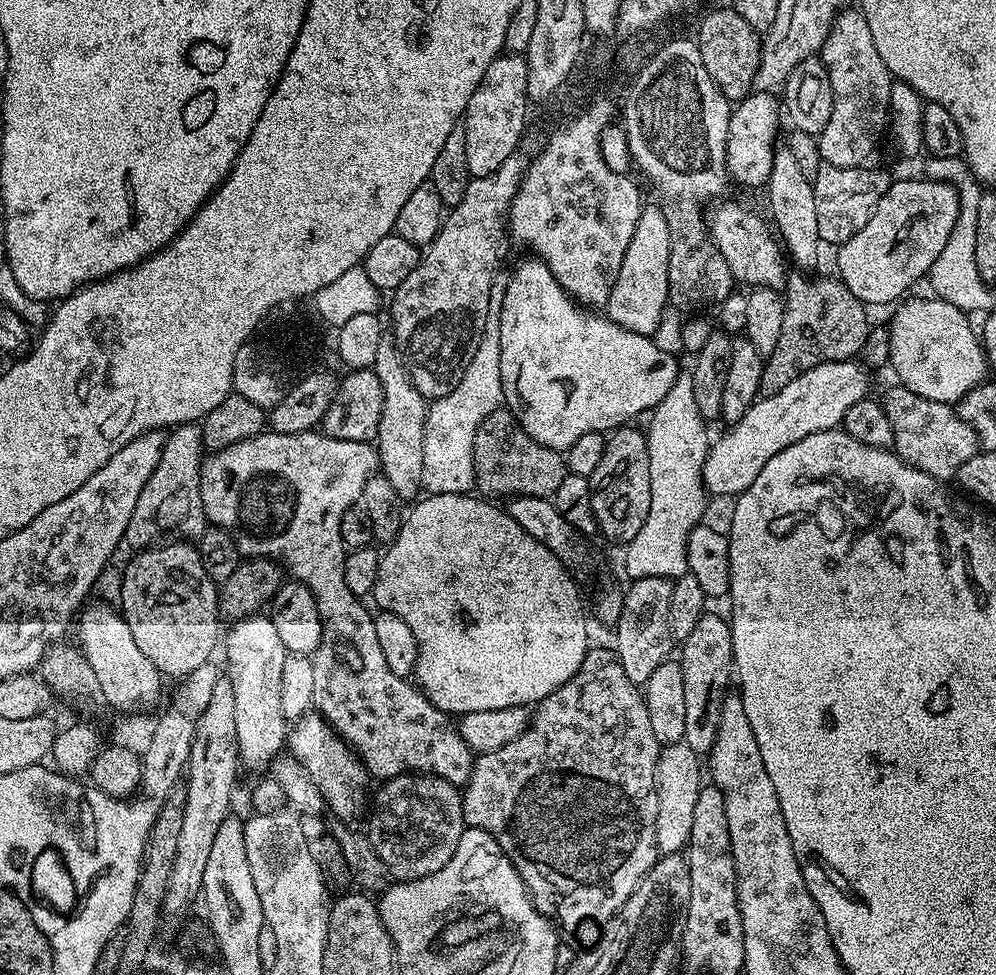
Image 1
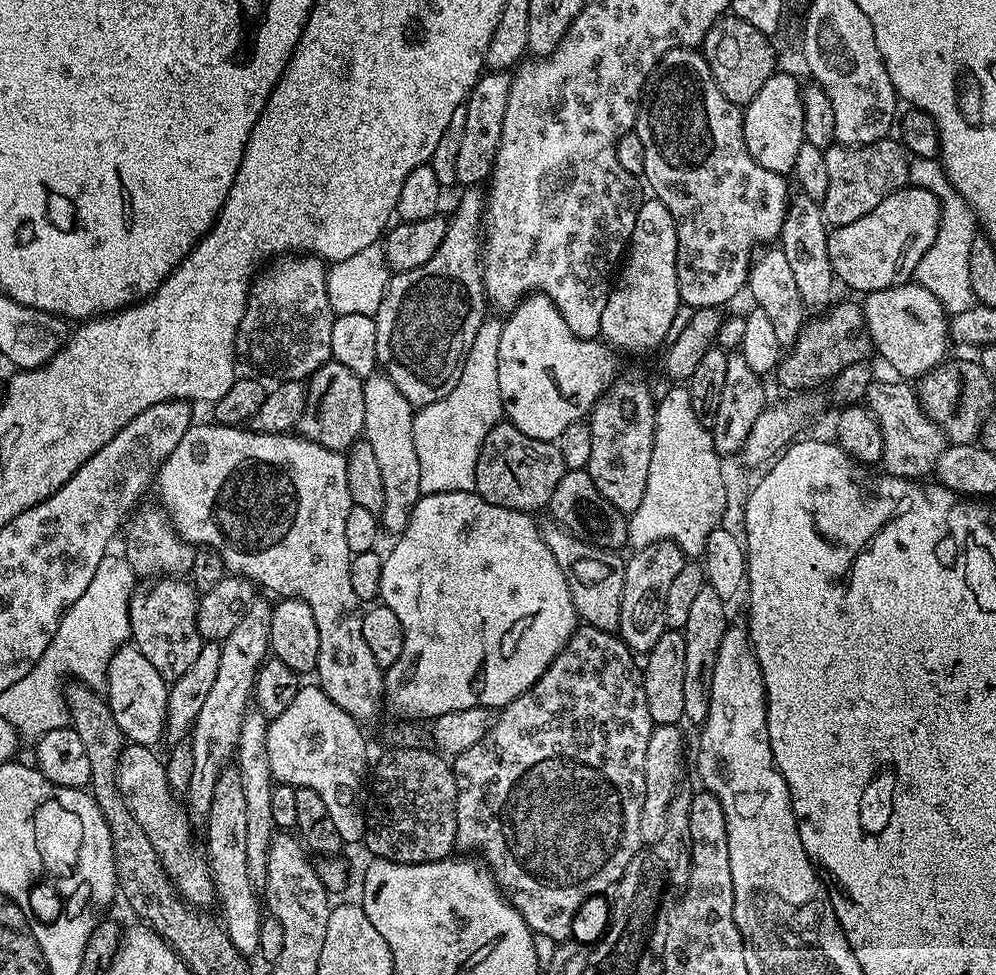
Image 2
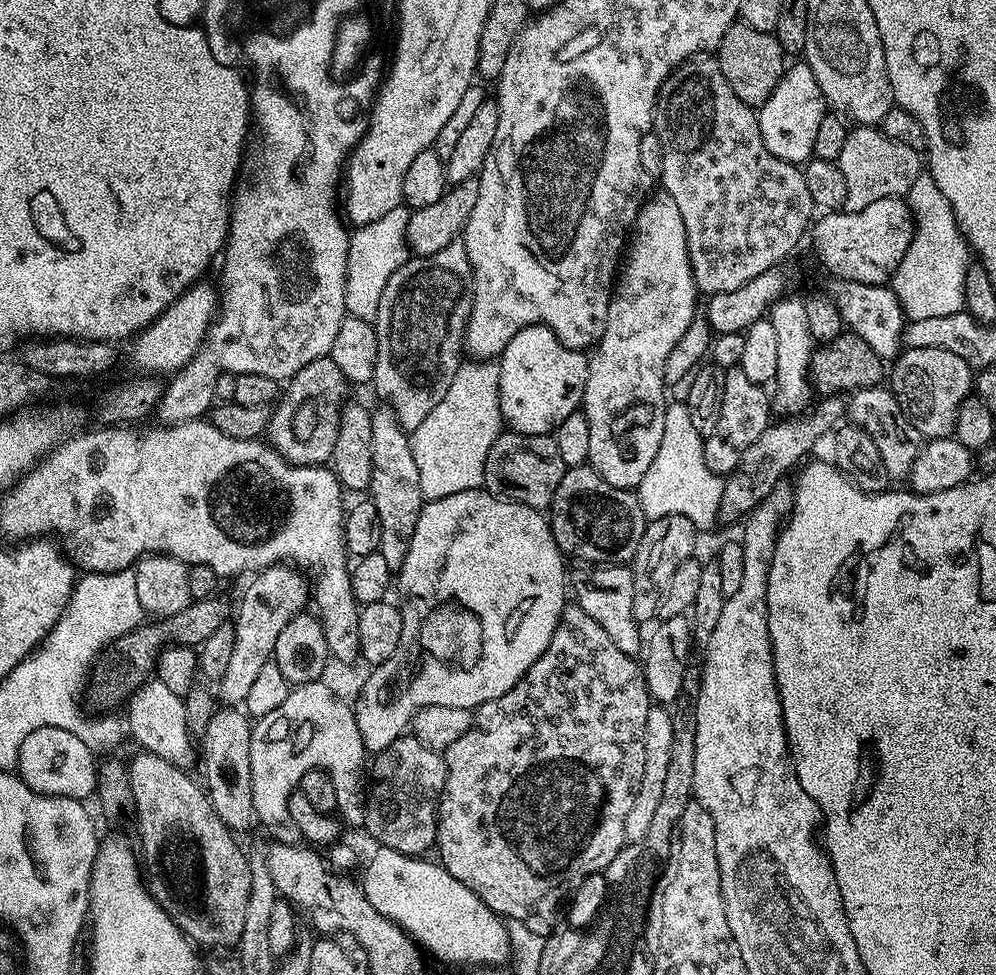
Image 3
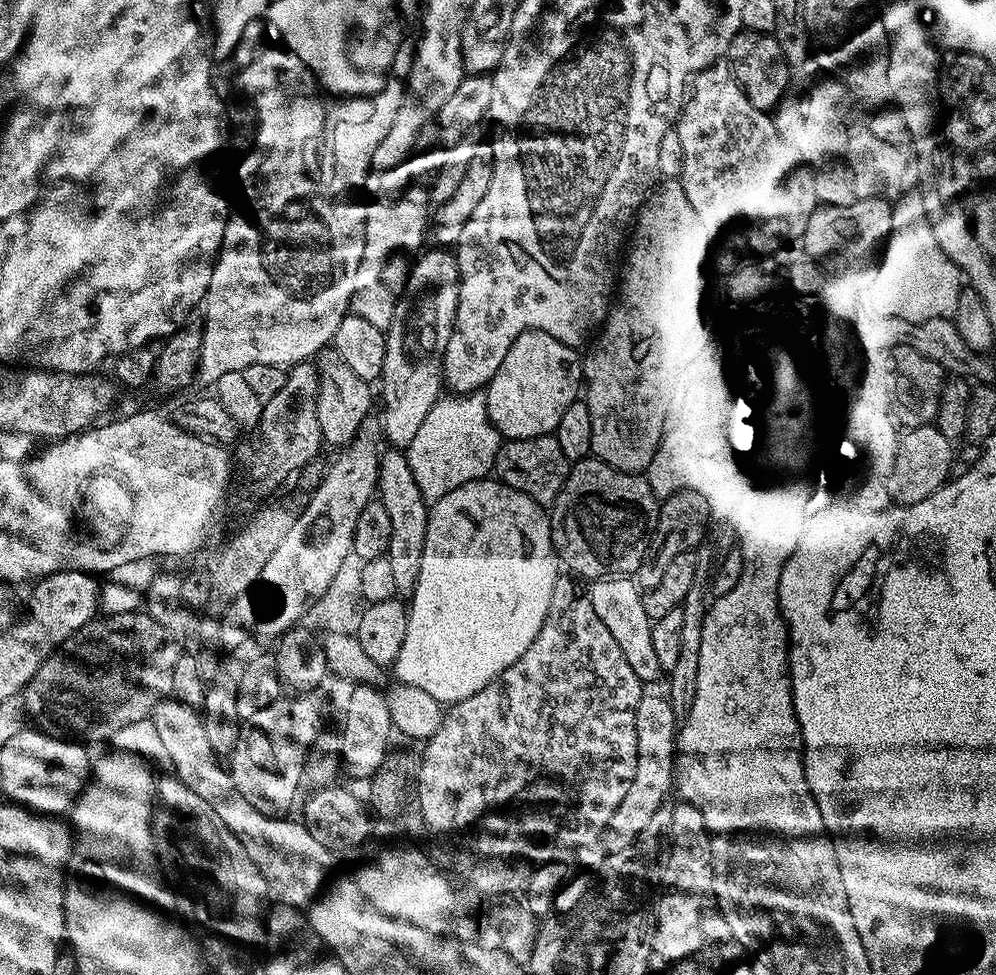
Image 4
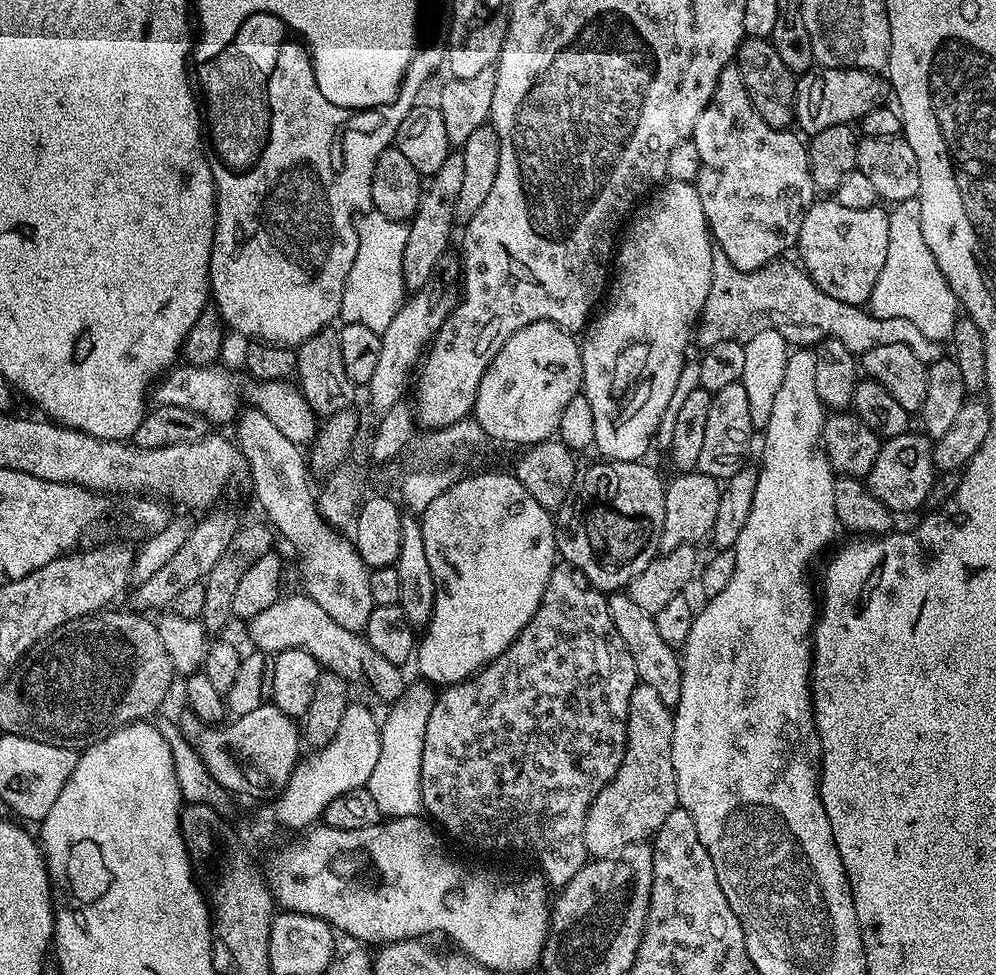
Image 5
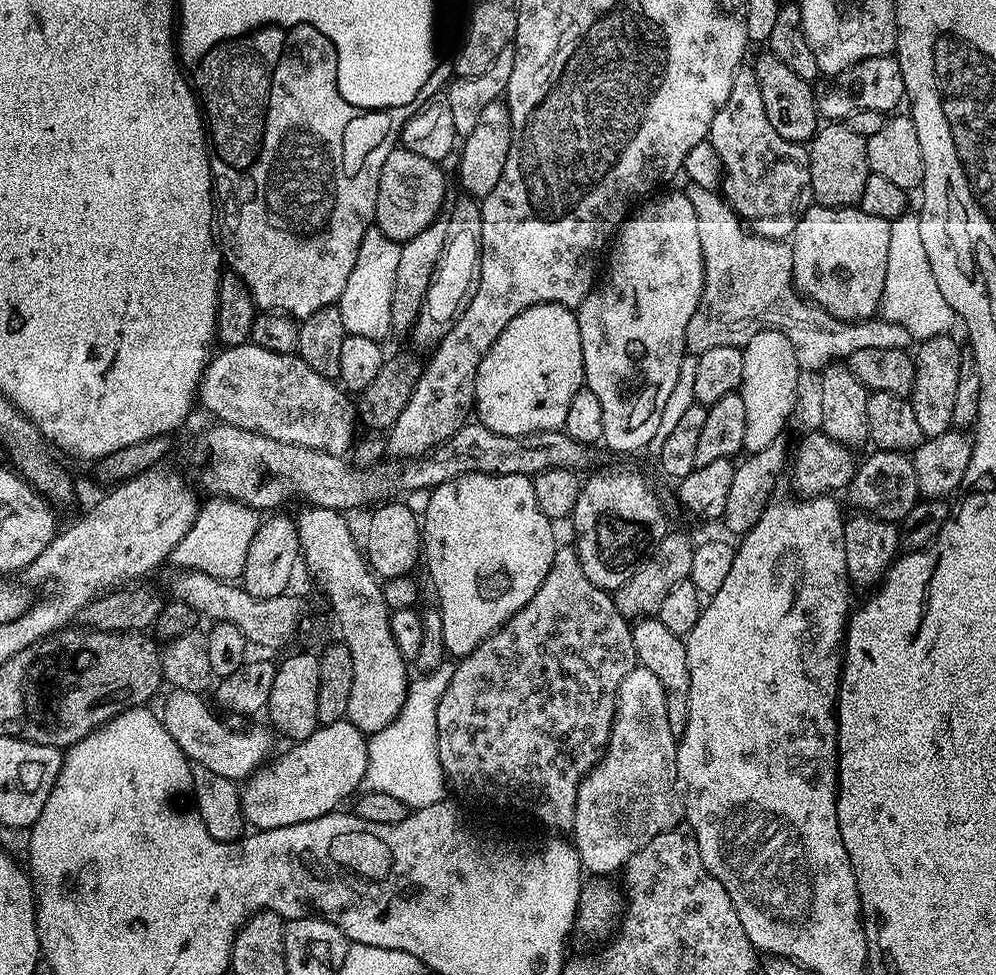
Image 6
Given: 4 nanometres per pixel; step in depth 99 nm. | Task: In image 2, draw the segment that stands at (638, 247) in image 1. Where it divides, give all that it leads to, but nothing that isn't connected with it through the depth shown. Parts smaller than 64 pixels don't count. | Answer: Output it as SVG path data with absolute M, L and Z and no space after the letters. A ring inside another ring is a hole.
M645 199L634 222L626 259L619 269L612 293L608 295L606 310L602 310L600 336L613 349L621 348L640 356L643 352L654 351L667 338L676 320L676 311L682 308L678 294L677 254L678 234L670 210L666 210L661 200Z

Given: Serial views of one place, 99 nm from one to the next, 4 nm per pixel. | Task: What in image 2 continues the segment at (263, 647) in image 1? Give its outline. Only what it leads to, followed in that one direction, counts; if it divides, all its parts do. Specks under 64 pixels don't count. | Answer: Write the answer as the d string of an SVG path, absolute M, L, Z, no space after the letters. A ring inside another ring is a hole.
M249 710L242 718L242 730L238 734L238 746L234 757L238 765L240 780L246 794L247 807L247 857L249 876L256 886L263 885L266 878L266 866L270 854L270 842L278 829L274 822L272 789L274 779L271 774L270 758L267 757L267 730L269 717L259 710Z

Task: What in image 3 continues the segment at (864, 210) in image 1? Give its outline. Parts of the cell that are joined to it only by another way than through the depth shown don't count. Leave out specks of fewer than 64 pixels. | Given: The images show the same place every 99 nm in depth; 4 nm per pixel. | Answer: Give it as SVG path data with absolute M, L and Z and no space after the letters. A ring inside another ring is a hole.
M856 126L853 129L845 135L838 161L842 178L846 178L844 208L857 212L882 198L907 197L910 186L914 186L914 178L918 178L922 171L921 153L910 146L902 146L902 142L894 142L894 138L880 131L879 127Z

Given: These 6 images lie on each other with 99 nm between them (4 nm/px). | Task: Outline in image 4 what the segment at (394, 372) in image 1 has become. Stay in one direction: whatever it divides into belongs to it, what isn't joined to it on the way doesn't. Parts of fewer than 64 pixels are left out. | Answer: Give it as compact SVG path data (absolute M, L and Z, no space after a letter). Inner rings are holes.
M400 450L381 451L376 487L379 502L386 506L386 515L390 518L390 546L386 555L392 568L394 586L401 597L408 598L418 582L418 570L422 570L422 546L426 546L426 522L430 504L422 498L422 492L414 482L414 474L410 474L407 455Z

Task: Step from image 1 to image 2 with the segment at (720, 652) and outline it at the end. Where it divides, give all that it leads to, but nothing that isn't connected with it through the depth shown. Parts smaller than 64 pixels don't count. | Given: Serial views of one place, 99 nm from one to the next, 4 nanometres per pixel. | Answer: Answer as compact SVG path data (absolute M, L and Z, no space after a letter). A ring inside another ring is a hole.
M705 584L686 618L683 631L685 643L685 681L683 683L683 712L688 722L701 725L709 714L709 696L712 689L714 664L725 630L730 626L726 620L726 602L715 593L714 588Z

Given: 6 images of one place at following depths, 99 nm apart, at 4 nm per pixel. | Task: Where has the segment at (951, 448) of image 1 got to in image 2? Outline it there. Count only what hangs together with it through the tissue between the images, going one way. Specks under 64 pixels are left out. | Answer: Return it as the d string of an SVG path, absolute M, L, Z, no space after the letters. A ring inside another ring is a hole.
M873 379L871 386L866 390L863 403L872 411L882 430L883 471L889 476L897 476L903 480L919 481L924 478L920 476L926 475L927 472L929 475L935 469L938 458L944 453L944 431L924 413L917 389L908 385L911 383L891 379Z

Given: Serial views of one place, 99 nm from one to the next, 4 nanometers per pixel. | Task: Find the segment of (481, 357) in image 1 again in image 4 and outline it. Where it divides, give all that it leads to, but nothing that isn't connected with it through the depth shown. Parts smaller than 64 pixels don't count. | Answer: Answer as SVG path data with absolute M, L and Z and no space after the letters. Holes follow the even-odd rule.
M483 391L441 395L406 450L410 474L414 474L422 498L435 502L466 482L485 479L495 469L501 443L500 431L488 417Z

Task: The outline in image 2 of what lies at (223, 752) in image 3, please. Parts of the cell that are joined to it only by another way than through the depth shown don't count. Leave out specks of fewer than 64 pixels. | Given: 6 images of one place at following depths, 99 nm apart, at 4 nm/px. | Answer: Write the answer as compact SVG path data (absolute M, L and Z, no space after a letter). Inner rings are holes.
M234 768L225 769L225 772L223 772L223 774L221 774L219 776L219 780L215 784L214 800L213 800L213 802L211 802L210 814L206 818L206 824L208 824L208 830L206 832L206 834L208 836L208 856L207 856L207 852L206 852L206 858L207 858L207 861L208 861L209 872L211 872L211 874L212 874L212 880L214 882L215 895L217 896L217 899L218 899L218 905L220 904L220 906L222 908L222 912L224 914L224 916L222 915L223 926L226 929L226 932L227 932L230 940L232 940L232 944L234 944L234 946L236 946L237 950L239 952L241 952L241 954L243 956L247 957L247 958L253 957L252 954L256 953L259 946L260 946L260 932L261 932L261 936L262 936L262 933L263 933L263 930L264 930L263 921L261 920L261 922L260 922L260 918L263 914L263 911L262 911L262 904L261 904L259 895L257 893L256 893L256 895L254 895L254 891L256 891L256 886L253 884L252 879L249 876L249 867L248 867L248 865L246 865L246 857L247 857L246 794L245 794L245 791L242 787L241 780L240 780L240 774L239 774L239 771L237 769L234 769Z

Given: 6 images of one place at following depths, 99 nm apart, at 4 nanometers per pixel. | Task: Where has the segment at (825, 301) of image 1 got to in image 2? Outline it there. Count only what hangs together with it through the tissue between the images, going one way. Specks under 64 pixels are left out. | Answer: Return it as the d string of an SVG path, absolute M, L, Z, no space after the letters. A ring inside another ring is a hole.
M836 302L805 323L792 347L783 353L776 365L774 378L782 387L789 388L792 394L812 390L815 384L827 385L838 374L842 374L846 366L854 366L854 362L865 359L869 355L867 352L870 352L870 341L861 305Z

